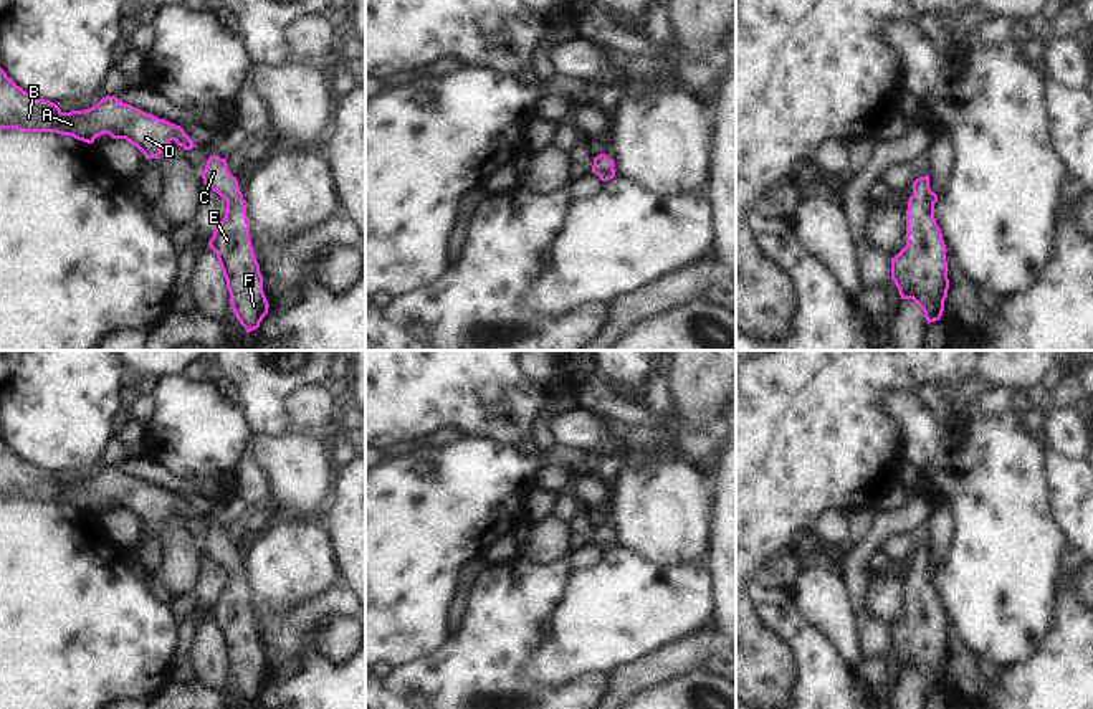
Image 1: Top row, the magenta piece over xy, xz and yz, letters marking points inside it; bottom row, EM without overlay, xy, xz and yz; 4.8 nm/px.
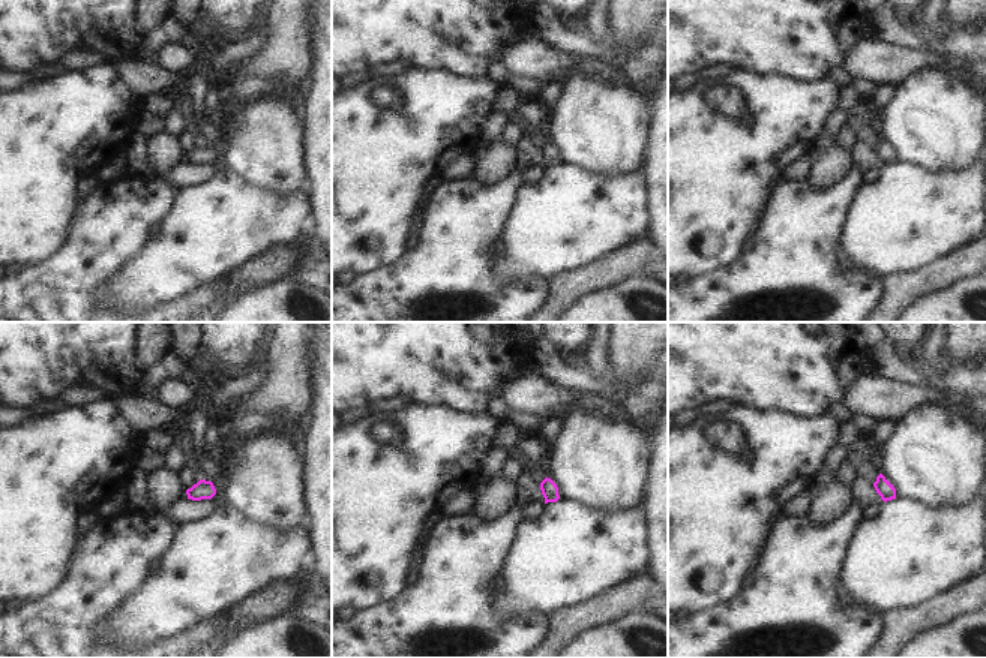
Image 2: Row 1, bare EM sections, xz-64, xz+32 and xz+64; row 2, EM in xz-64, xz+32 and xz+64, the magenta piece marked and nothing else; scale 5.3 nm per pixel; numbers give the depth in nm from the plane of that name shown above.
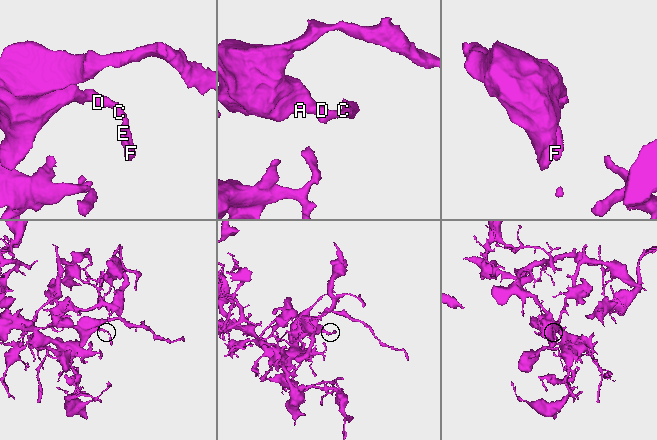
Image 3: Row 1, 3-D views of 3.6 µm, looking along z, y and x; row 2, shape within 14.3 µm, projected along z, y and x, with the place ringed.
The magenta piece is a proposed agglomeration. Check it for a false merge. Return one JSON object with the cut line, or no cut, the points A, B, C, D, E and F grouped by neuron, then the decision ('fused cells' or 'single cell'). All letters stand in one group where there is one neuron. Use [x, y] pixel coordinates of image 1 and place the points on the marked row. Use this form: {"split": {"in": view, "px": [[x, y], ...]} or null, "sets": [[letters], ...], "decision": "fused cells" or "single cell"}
{"split": null, "sets": [["A", "B", "C", "D", "E", "F"]], "decision": "single cell"}

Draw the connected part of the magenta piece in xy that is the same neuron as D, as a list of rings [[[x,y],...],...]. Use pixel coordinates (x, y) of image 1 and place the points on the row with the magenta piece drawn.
[[[2,68],[0,129],[56,132],[88,144],[109,134],[136,145],[146,159],[157,159],[172,140],[185,150],[197,147],[180,126],[147,114],[116,96],[106,96],[84,111],[63,112],[56,104],[23,91]]]

